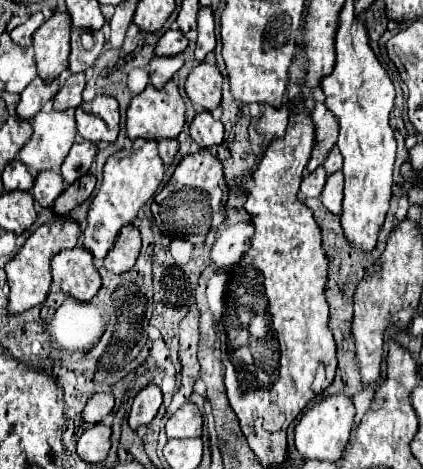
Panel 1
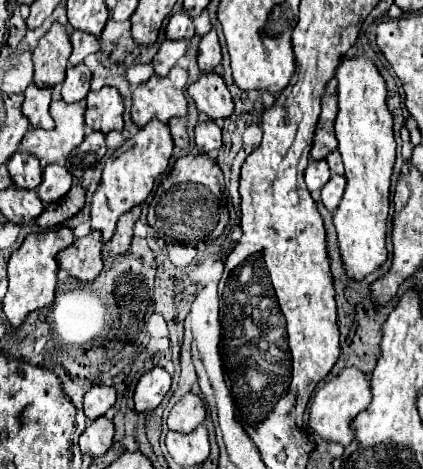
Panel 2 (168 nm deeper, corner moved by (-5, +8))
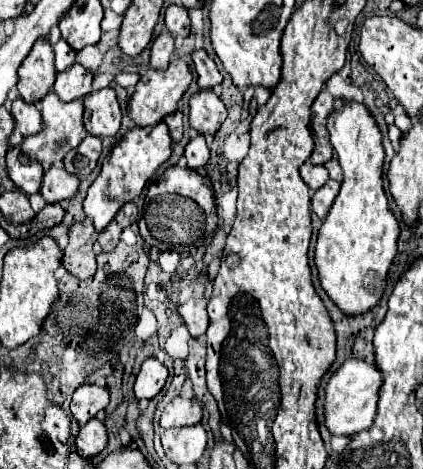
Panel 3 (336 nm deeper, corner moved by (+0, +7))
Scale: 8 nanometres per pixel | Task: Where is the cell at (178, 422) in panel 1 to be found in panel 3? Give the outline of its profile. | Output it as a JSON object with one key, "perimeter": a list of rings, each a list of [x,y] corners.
{"perimeter":[[[175,397],[161,413],[161,421],[159,425],[163,429],[169,427],[187,427],[187,425],[195,425],[199,423],[203,417],[203,409],[201,403],[197,399],[183,399],[183,397]]]}

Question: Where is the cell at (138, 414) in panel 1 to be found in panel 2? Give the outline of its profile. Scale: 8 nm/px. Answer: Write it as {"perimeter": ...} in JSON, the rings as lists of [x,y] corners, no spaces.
{"perimeter":[[[154,366],[150,372],[146,372],[138,380],[138,386],[134,392],[136,410],[138,412],[154,410],[162,402],[162,398],[168,390],[170,390],[170,374],[164,368]]]}

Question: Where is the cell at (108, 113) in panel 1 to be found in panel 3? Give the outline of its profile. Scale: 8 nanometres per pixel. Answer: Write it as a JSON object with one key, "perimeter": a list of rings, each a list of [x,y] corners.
{"perimeter":[[[111,87],[93,91],[85,97],[85,113],[83,125],[87,133],[105,137],[115,135],[121,125],[121,109],[117,103],[117,95]]]}

